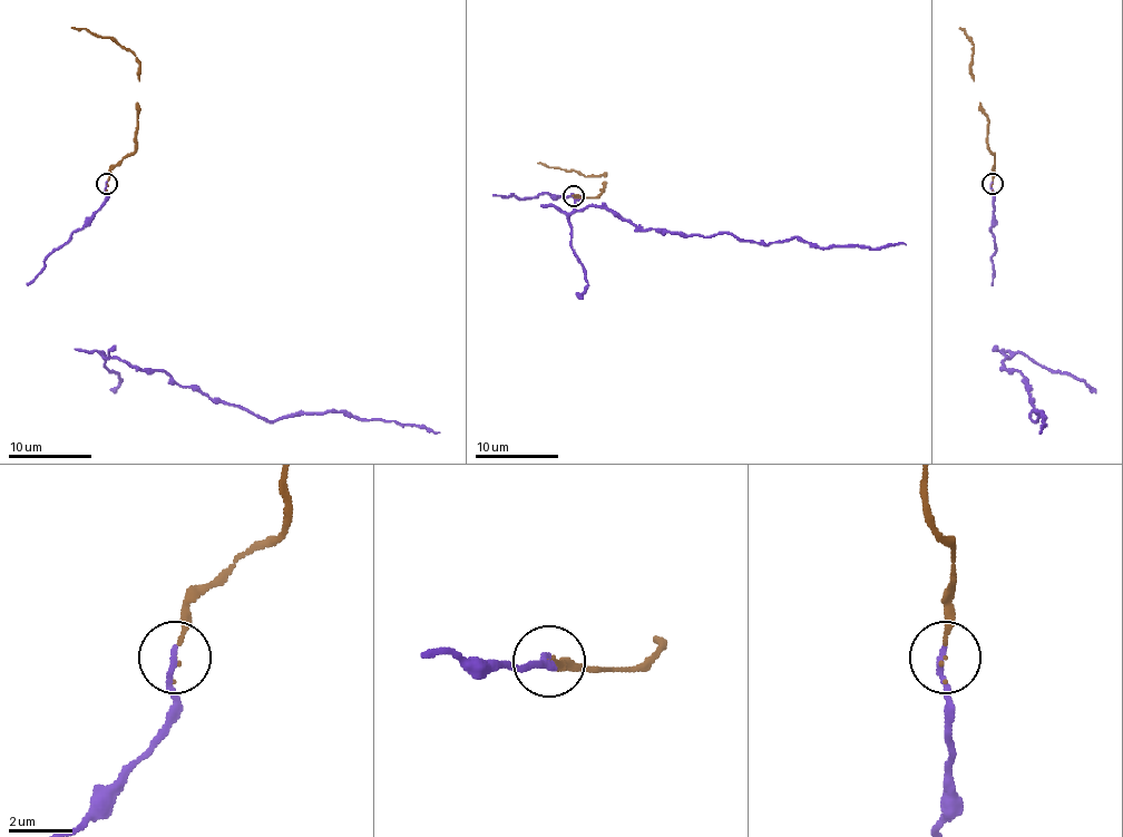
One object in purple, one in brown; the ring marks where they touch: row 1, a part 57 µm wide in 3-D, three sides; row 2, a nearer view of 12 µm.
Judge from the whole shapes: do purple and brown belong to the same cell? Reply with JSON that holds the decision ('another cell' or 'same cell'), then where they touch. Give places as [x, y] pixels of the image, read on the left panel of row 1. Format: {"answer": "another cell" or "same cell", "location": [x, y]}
{"answer": "same cell", "location": [107, 184]}

